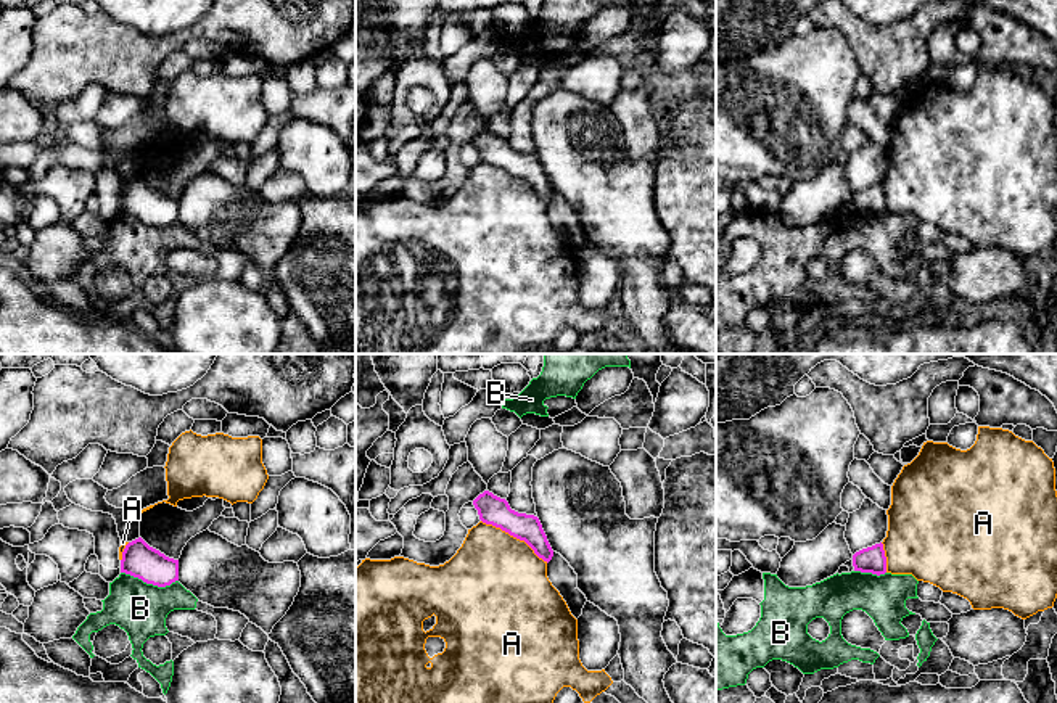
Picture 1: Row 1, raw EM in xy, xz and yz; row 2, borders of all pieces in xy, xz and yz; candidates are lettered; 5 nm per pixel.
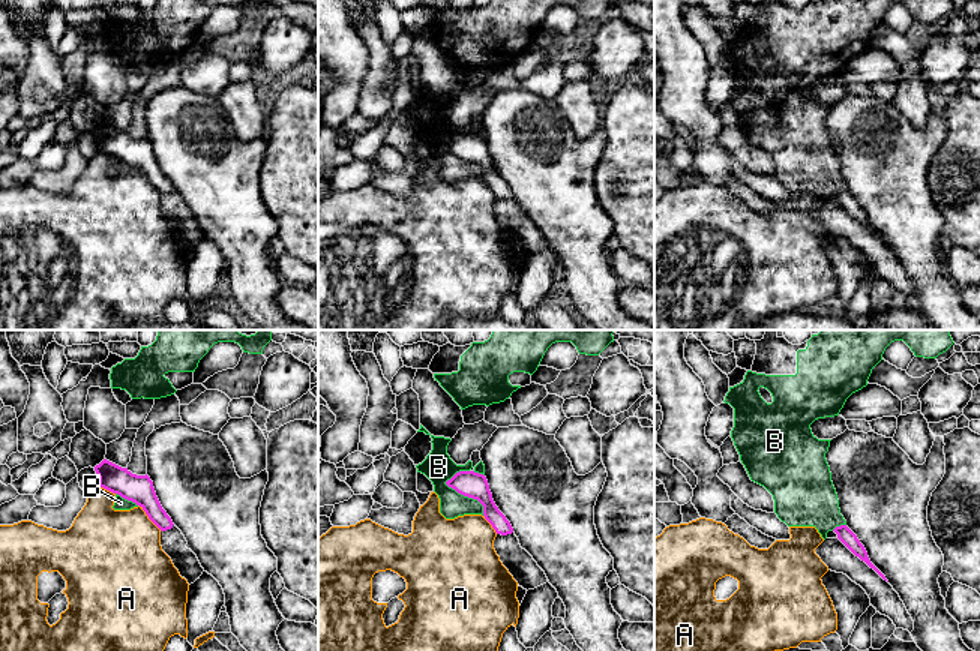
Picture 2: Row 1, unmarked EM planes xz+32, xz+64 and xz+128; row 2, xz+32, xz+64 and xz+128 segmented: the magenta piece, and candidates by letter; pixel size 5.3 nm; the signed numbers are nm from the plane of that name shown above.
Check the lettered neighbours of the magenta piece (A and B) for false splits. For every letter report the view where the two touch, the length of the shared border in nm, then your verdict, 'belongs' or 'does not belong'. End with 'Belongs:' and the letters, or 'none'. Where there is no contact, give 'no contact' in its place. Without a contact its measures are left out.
A: xz | 400 nm | does not belong
B: xy | 300 nm | does not belong
Belongs: none

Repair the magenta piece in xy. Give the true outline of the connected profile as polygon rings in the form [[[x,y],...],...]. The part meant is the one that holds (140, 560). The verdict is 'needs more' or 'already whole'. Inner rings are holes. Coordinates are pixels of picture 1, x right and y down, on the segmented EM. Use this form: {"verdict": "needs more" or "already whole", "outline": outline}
{"verdict": "already whole", "outline": [[[142,537],[129,542],[122,552],[121,573],[158,587],[179,581],[179,560],[150,547]]]}

